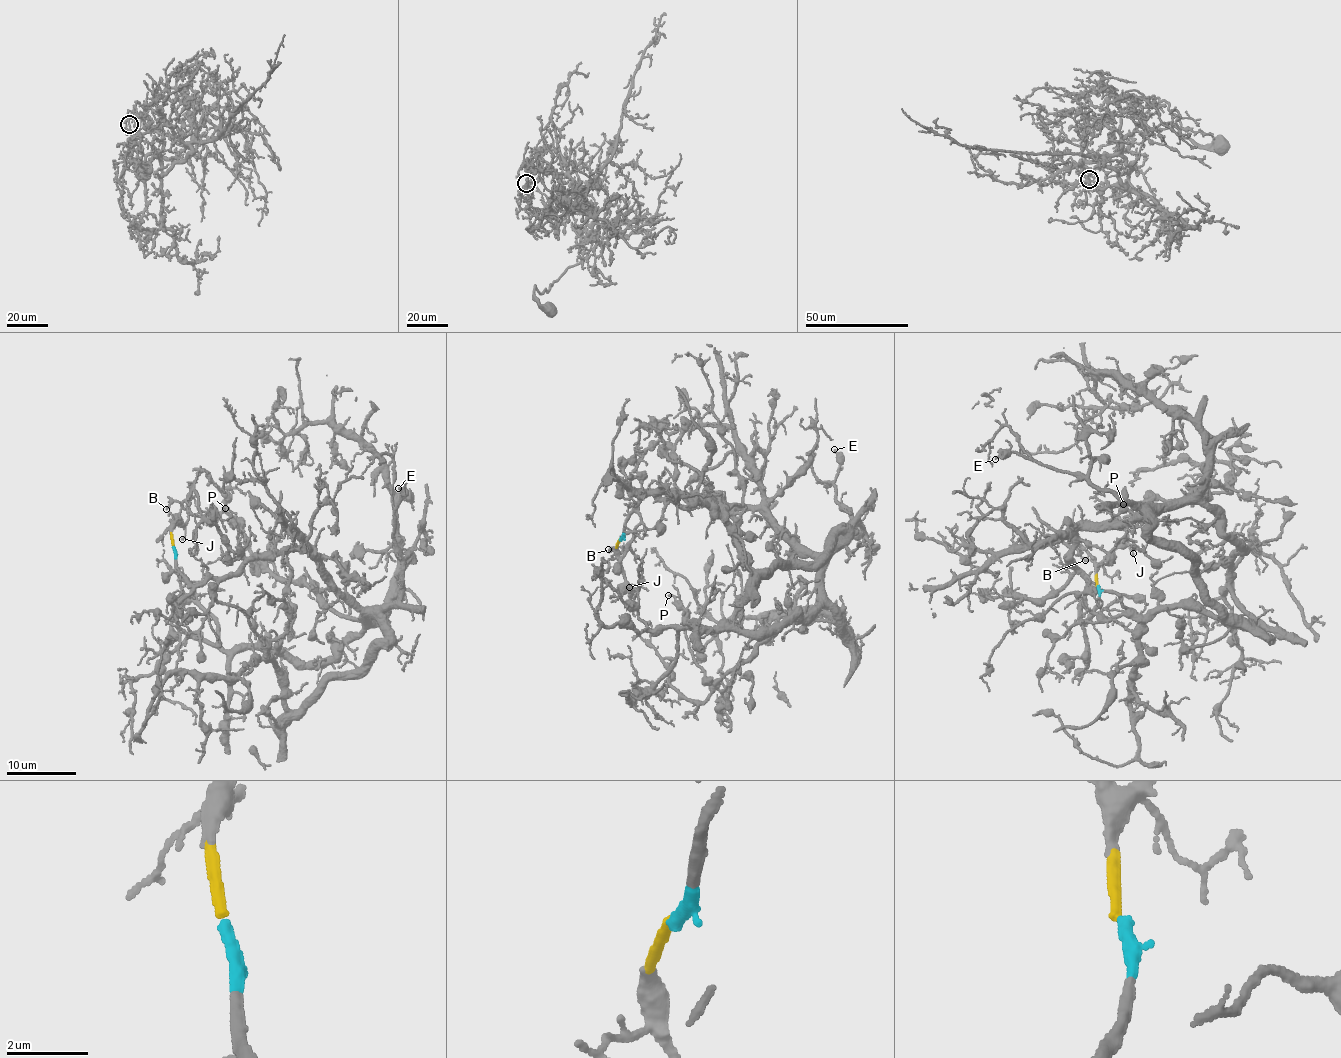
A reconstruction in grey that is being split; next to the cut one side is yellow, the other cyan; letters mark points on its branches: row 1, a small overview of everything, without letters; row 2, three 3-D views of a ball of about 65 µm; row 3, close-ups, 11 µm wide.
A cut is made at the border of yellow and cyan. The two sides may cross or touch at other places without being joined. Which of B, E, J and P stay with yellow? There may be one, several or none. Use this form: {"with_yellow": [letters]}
{"with_yellow": ["B", "J"]}

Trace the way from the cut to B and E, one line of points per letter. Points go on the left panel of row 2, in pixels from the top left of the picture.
B: (173, 544), (171, 526), (178, 517), (181, 504), (172, 501), (166, 509)
E: (173, 546), (176, 571), (197, 585), (266, 553), (308, 551), (366, 609), (395, 602), (398, 489)

